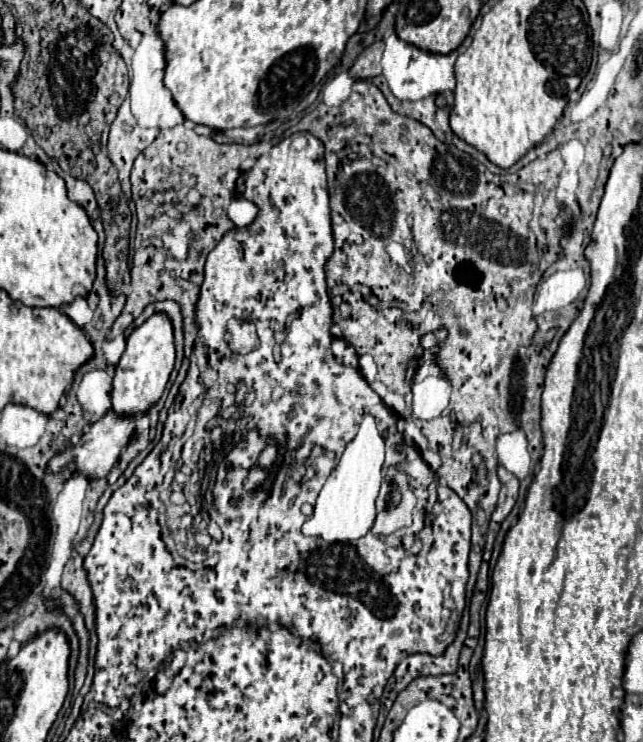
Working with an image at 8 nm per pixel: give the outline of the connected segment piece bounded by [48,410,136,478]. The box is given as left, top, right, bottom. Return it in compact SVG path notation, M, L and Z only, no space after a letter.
M114 410L106 412L106 416L102 416L100 420L96 420L94 424L90 424L88 432L80 438L80 442L76 446L70 446L66 452L54 456L48 462L48 470L50 472L58 472L62 468L66 468L68 464L76 464L78 472L84 472L88 478L102 478L106 476L112 466L118 462L120 458L120 450L128 444L128 440L134 434L134 416L118 416Z

